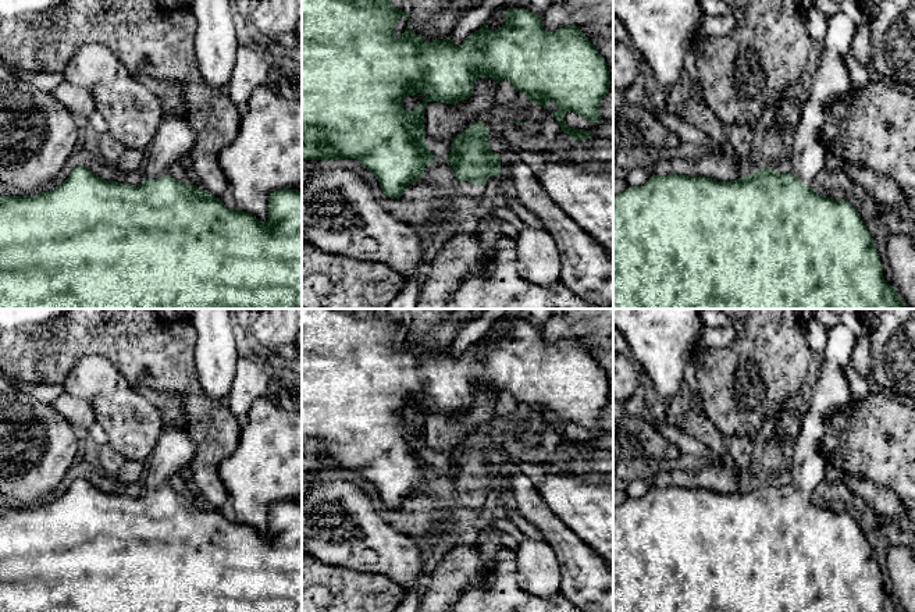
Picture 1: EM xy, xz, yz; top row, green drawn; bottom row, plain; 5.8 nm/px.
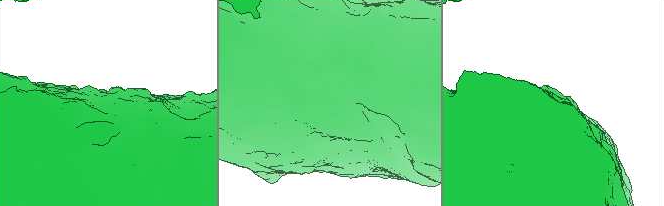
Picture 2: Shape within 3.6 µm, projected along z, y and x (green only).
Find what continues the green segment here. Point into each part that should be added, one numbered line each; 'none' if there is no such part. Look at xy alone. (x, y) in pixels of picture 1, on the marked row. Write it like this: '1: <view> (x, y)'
1: xy (174, 138)

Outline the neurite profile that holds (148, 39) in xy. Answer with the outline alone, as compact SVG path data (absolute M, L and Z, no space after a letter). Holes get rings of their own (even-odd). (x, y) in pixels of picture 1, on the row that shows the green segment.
M65 0L61 7L44 13L0 17L0 58L8 68L63 72L83 46L100 45L108 49L132 76L152 76L178 85L184 92L184 117L196 134L196 143L189 153L191 171L203 192L220 199L229 189L229 184L220 166L218 154L235 139L241 124L241 110L225 92L210 86L202 76L195 57L196 31L197 19L191 8L164 8L159 0Z

